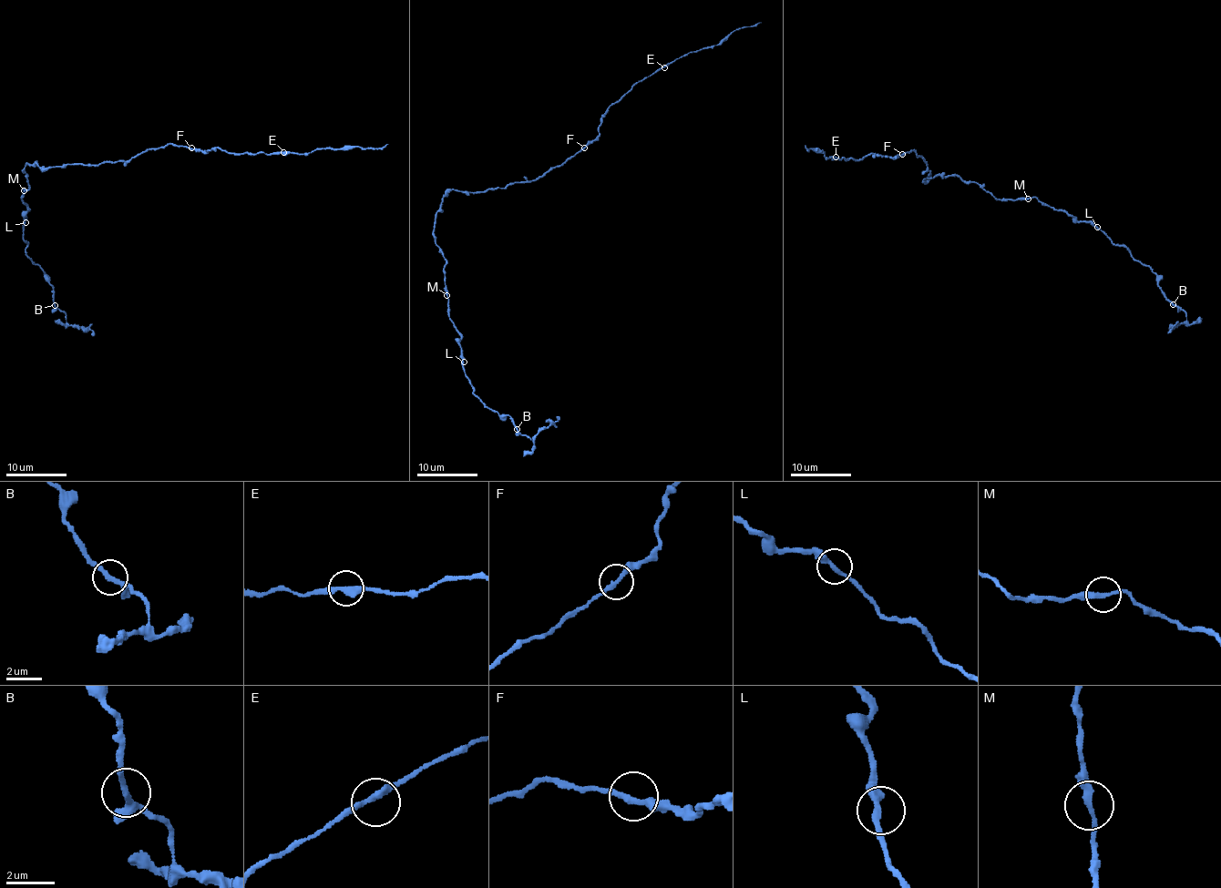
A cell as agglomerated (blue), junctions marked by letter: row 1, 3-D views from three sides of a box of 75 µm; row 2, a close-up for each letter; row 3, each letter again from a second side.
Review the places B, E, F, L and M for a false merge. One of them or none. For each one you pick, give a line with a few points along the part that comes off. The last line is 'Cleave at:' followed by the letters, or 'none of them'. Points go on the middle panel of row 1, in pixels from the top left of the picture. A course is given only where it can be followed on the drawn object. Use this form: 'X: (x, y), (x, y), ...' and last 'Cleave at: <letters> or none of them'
B: (516, 429), (532, 439), (558, 421), (557, 416)
Cleave at: B

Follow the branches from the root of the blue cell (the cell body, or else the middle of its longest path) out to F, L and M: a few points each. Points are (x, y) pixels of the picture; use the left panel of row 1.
F: (48, 168), (66, 164), (128, 161), (148, 150), (169, 144), (191, 148)
L: (48, 168), (29, 163), (22, 171), (28, 184), (23, 190), (22, 199), (28, 209), (25, 222)
M: (48, 168), (42, 168), (35, 163), (25, 164), (22, 171), (28, 184), (24, 190)

